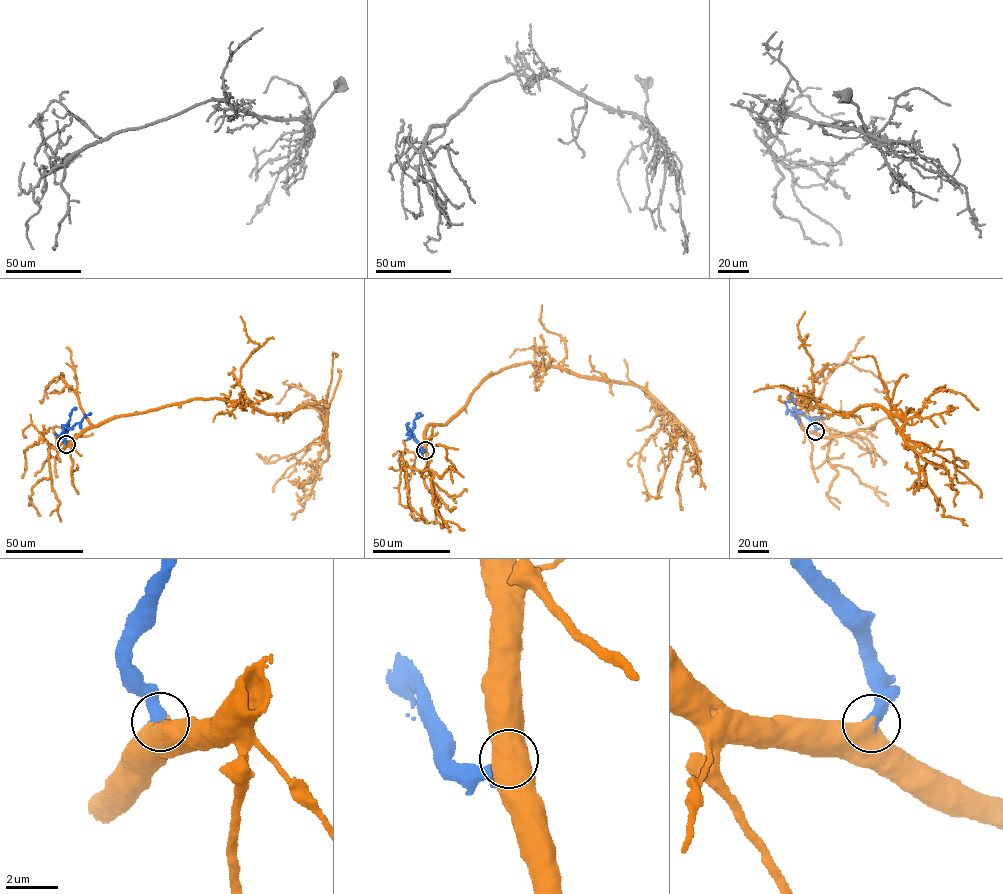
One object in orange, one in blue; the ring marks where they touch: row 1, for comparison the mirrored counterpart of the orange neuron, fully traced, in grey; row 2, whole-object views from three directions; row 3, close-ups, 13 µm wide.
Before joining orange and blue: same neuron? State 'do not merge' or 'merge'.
merge

